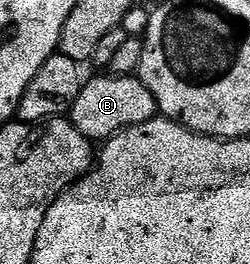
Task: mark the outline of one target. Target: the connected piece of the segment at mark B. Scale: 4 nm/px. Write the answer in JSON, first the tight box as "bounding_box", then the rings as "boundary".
{"bounding_box":[69,74,160,142],"boundary":[[[95,74],[92,80],[84,83],[77,94],[77,102],[73,102],[69,119],[85,138],[92,142],[106,142],[124,128],[141,126],[145,122],[156,119],[160,115],[153,94],[149,94],[149,86],[145,86],[138,75],[116,76],[114,74]]]}

